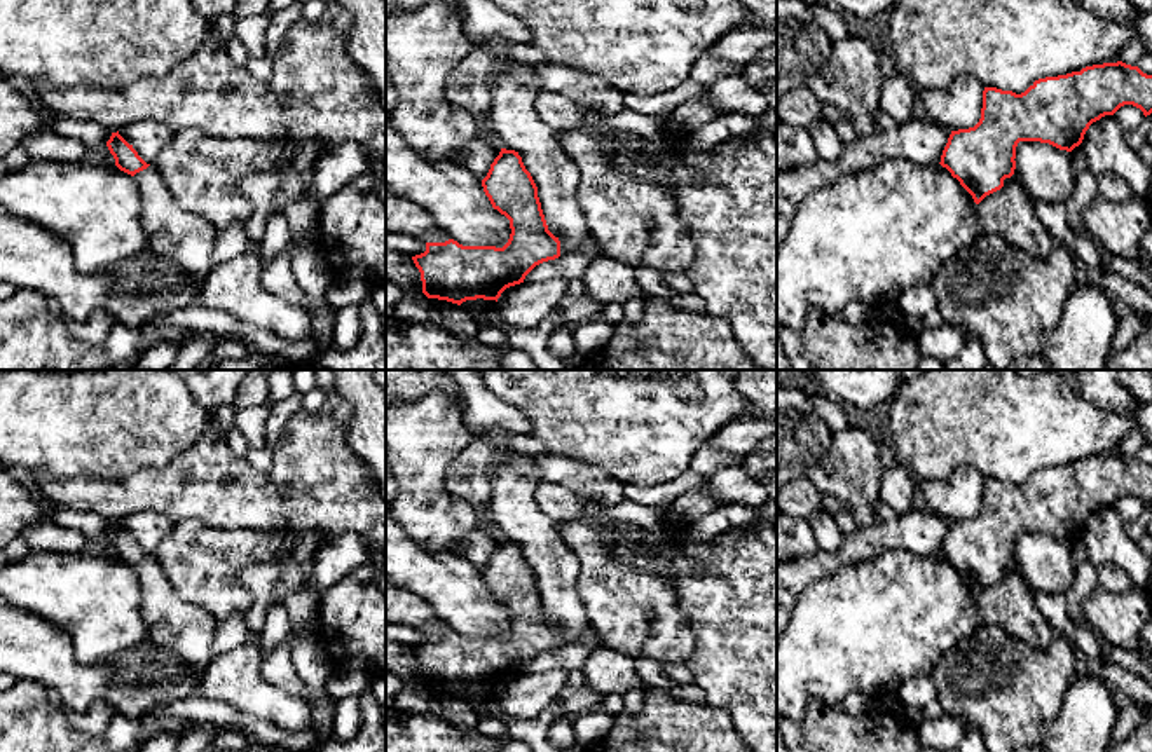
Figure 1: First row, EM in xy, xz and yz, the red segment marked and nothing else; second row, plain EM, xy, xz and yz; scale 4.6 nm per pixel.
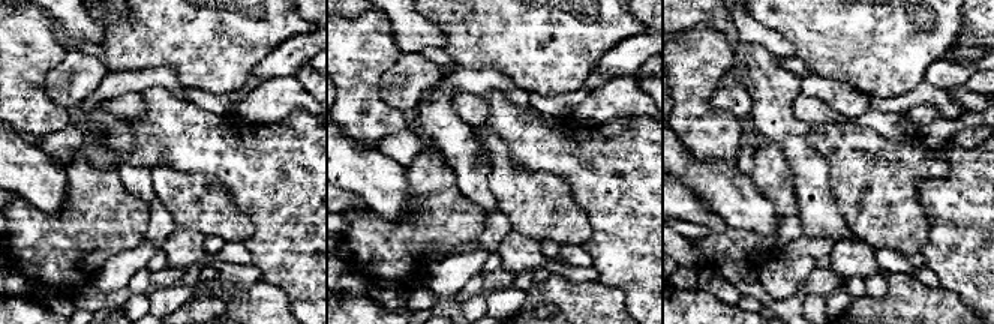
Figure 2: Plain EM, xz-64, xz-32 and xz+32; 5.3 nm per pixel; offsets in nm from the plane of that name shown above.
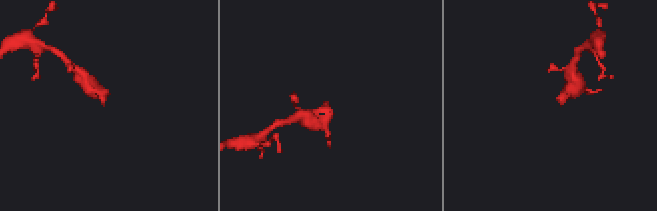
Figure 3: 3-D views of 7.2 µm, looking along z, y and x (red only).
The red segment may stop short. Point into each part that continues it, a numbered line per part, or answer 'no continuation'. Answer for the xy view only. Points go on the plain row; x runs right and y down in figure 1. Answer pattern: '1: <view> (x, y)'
1: xy (185, 630)

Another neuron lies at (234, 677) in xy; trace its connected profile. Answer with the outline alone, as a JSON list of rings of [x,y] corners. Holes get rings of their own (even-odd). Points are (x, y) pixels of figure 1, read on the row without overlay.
[[[239,646],[215,656],[202,673],[199,696],[223,701],[290,733],[312,729],[311,705],[262,677],[253,646]]]

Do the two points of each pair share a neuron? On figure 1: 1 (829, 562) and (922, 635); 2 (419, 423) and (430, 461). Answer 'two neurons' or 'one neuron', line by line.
1: two neurons
2: one neuron

